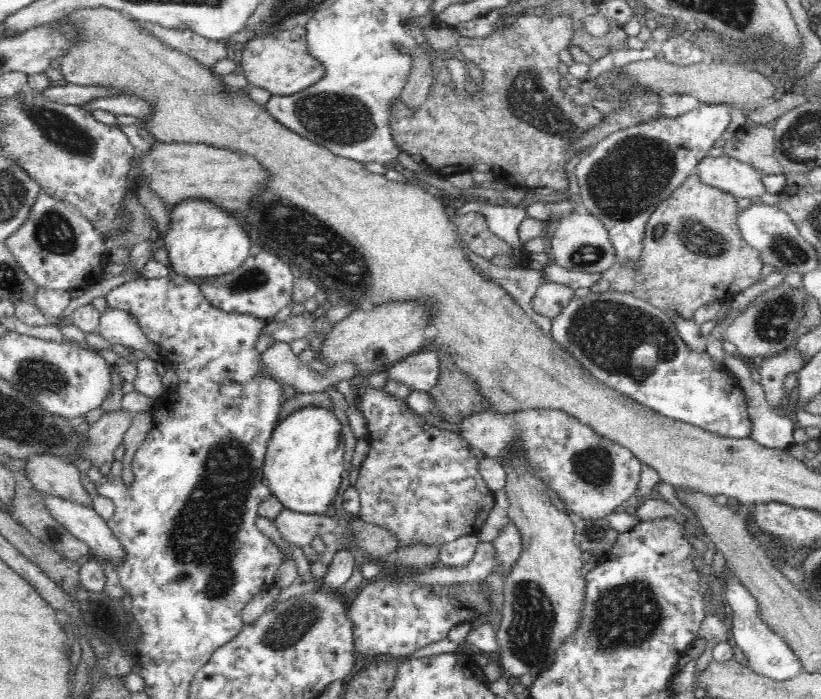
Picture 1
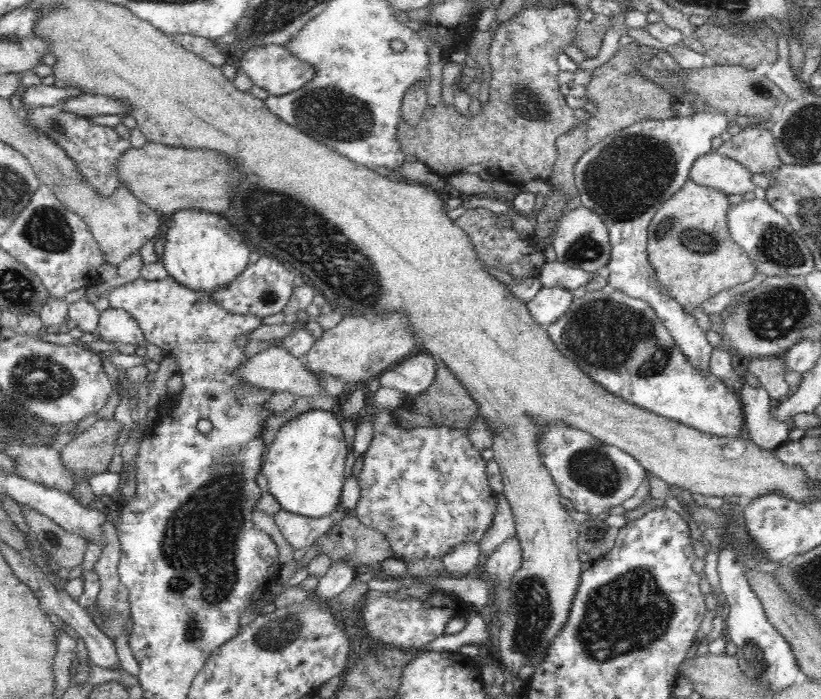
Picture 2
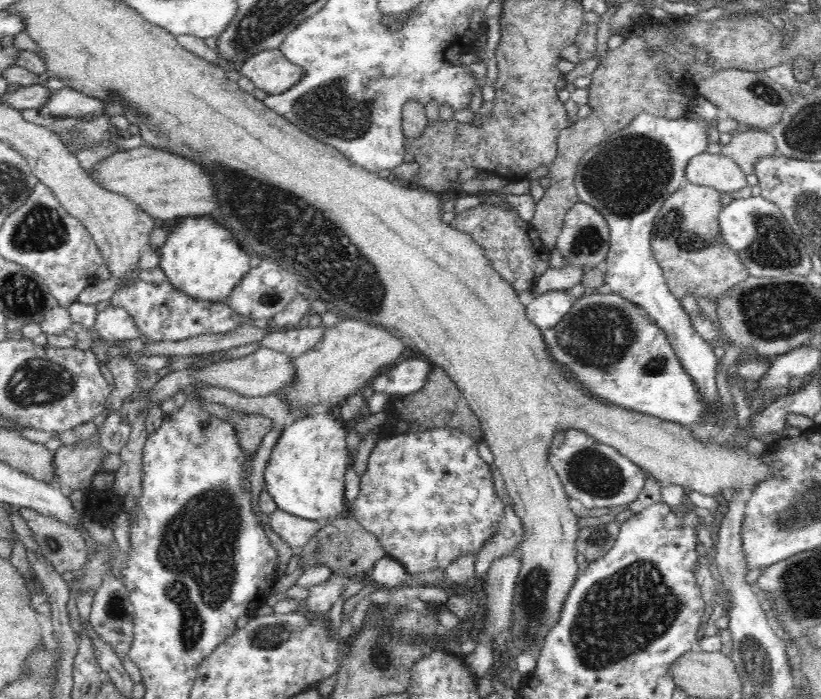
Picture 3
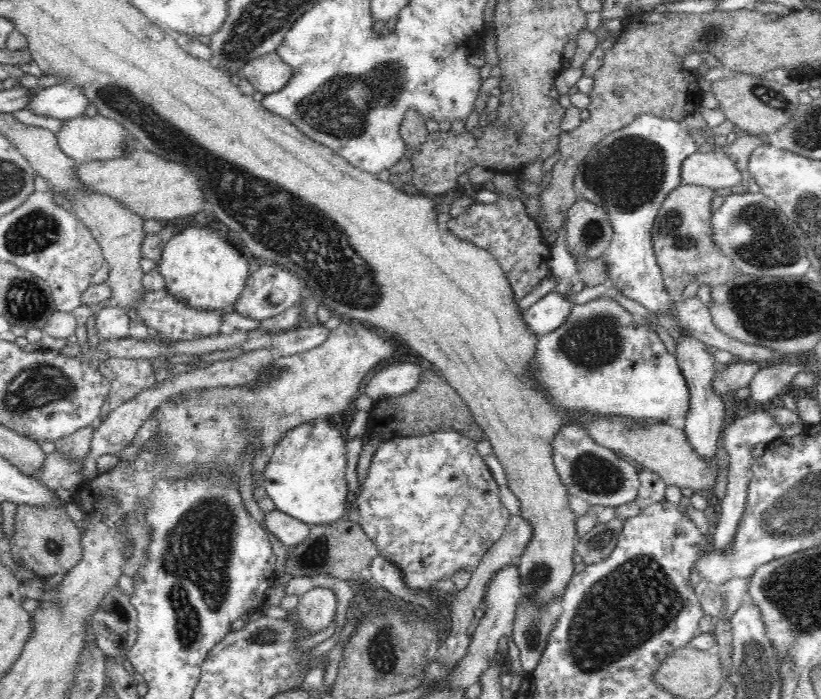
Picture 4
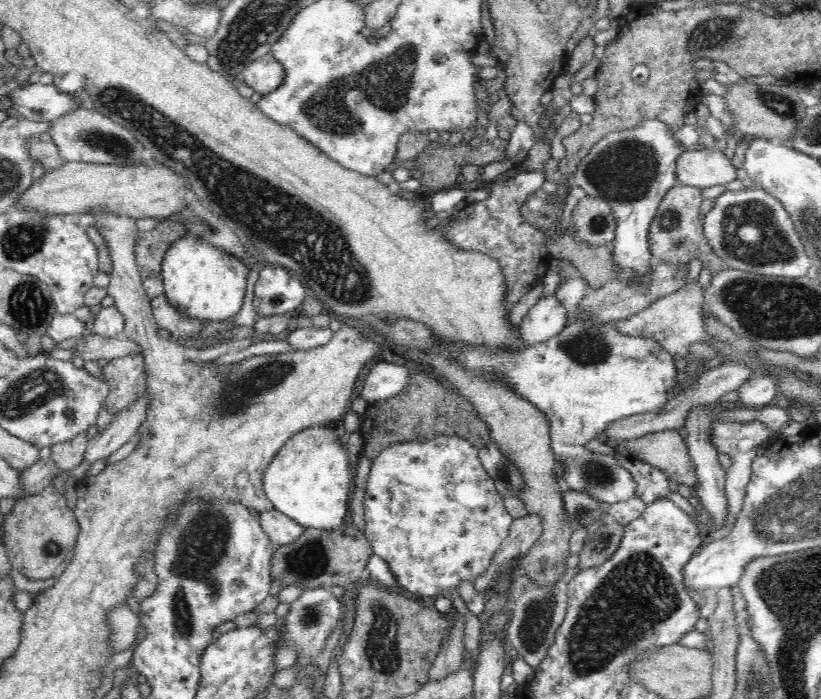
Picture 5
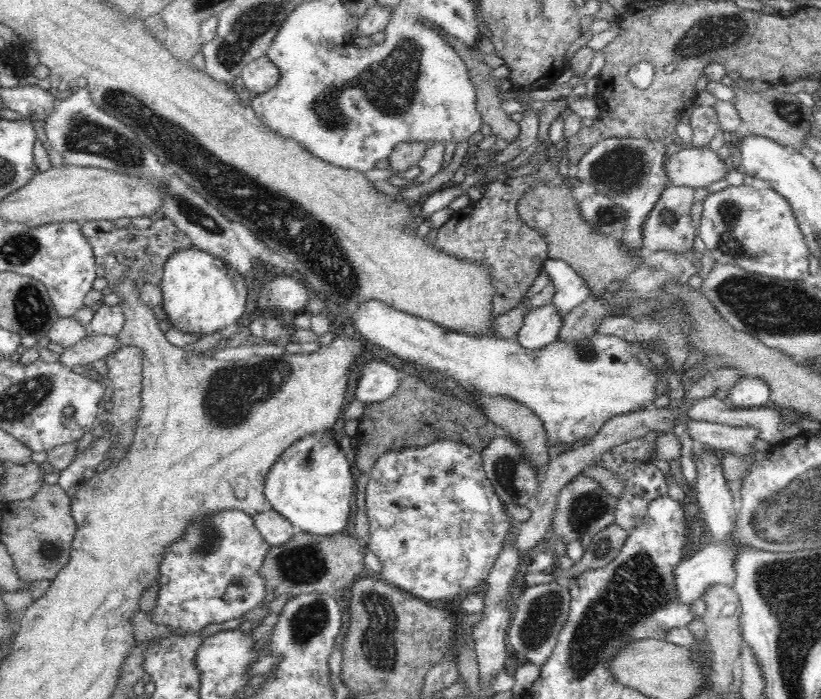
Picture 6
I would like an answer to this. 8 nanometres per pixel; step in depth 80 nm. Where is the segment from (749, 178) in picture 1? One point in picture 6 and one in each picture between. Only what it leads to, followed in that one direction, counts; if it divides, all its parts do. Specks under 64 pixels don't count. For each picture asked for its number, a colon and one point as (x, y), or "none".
2: (714, 170)
3: (717, 171)
4: (715, 169)
5: (701, 168)
6: (691, 166)

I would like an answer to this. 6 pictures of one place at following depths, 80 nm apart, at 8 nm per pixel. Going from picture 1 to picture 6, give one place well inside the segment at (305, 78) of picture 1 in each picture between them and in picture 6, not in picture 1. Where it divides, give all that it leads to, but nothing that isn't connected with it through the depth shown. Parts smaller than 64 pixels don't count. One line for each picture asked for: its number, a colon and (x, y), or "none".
2: (270, 67)
3: (269, 70)
4: (267, 74)
5: (264, 75)
6: (260, 75)

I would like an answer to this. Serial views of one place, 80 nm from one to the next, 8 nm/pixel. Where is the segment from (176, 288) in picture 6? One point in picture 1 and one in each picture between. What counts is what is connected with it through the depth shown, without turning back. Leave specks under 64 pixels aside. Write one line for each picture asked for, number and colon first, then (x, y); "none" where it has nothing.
1: (203, 241)
2: (202, 252)
3: (202, 258)
4: (200, 267)
5: (205, 284)

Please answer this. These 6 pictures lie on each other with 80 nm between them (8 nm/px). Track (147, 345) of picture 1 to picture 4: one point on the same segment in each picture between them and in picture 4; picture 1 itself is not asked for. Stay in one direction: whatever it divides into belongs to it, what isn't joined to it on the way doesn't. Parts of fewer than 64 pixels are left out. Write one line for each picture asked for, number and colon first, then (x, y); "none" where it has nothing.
2: (115, 326)
3: (114, 323)
4: (113, 322)

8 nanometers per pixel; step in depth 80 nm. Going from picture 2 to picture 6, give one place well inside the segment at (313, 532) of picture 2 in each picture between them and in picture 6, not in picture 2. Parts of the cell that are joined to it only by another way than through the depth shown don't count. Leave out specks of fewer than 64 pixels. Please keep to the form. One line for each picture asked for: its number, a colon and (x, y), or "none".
3: (295, 531)
4: (287, 529)
5: (281, 530)
6: (273, 528)

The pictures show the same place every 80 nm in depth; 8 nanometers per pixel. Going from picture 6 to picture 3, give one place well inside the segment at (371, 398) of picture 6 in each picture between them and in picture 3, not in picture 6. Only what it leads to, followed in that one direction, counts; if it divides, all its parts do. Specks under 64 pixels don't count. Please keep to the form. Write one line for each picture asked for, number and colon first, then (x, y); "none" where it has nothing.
3: (410, 376)
4: (392, 380)
5: (384, 381)

